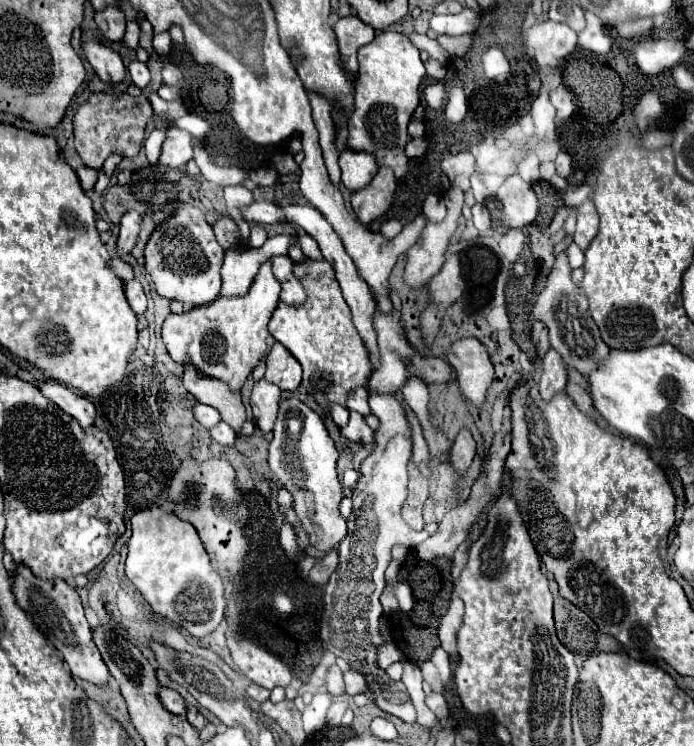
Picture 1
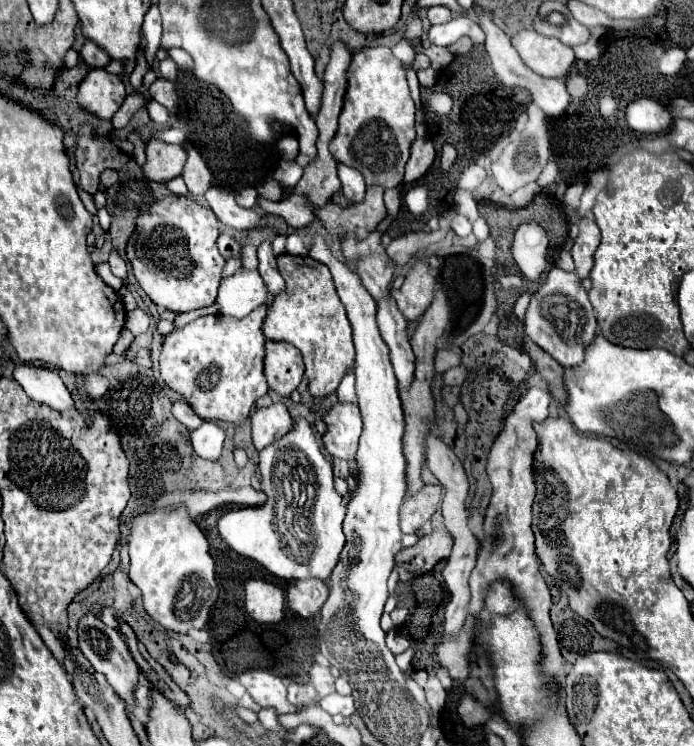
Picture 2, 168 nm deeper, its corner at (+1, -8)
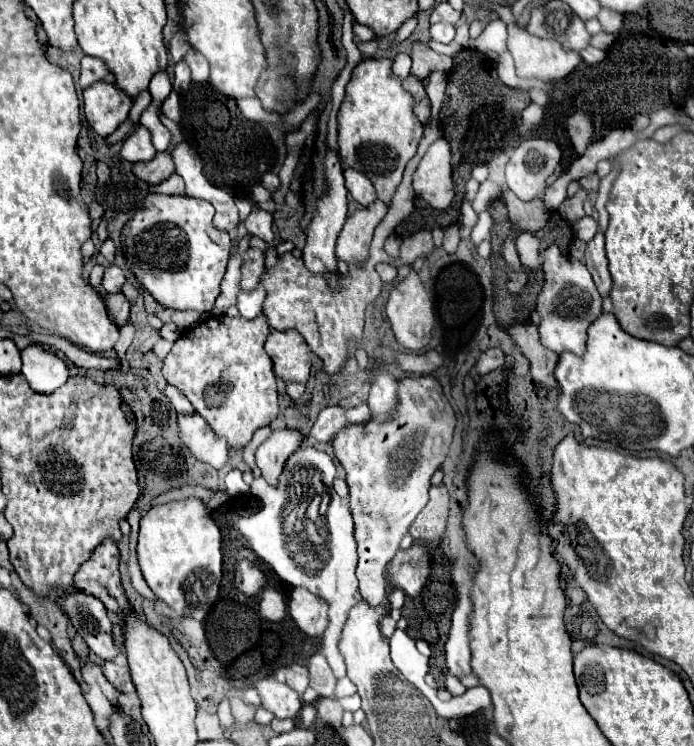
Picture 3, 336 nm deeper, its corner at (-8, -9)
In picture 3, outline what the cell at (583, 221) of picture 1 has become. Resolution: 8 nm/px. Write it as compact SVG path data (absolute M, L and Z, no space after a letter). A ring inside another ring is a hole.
M597 232L591 242L587 242L585 248L585 266L593 276L593 282L601 296L609 294L611 288L611 276L607 270L607 256L605 256L605 236L603 232Z

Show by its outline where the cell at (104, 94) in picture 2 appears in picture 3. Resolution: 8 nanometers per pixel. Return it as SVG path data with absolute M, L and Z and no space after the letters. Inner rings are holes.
M103 80L85 88L83 100L83 110L89 126L101 136L109 136L129 116L133 106L133 98L129 98L115 84Z

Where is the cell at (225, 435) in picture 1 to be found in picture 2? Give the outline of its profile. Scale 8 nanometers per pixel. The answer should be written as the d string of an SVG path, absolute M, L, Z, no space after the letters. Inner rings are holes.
M202 423L198 429L190 431L190 443L198 457L218 461L224 445L224 431L216 423Z

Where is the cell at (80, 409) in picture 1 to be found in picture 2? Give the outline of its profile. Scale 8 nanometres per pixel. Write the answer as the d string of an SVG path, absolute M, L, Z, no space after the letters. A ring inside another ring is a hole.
M18 365L14 369L14 379L22 385L28 397L38 403L44 403L56 411L68 411L74 407L70 391L66 389L66 385L54 369Z

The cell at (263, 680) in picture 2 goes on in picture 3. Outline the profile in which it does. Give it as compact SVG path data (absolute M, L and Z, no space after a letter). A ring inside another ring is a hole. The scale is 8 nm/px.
M261 678L253 684L261 696L261 706L277 718L297 718L303 702L299 694L275 678Z

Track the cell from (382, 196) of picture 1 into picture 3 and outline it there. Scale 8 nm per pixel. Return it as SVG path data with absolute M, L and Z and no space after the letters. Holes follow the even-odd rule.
M375 200L371 206L355 210L337 240L337 258L351 264L361 262L369 254L369 244L373 238L375 226L383 220L387 214L387 206L381 200Z

